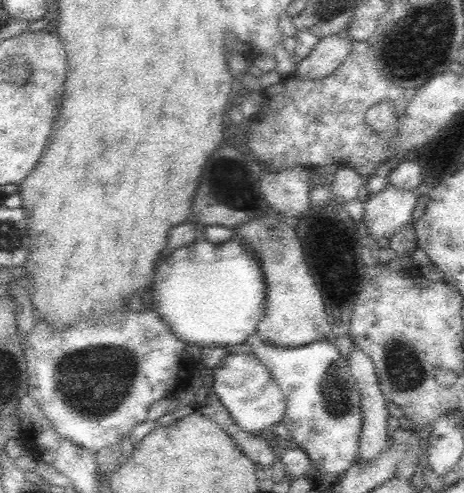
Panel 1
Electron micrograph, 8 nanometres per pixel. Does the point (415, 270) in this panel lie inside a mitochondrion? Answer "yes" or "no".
no

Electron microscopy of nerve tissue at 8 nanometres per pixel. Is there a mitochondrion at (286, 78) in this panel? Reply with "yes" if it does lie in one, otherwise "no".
no

